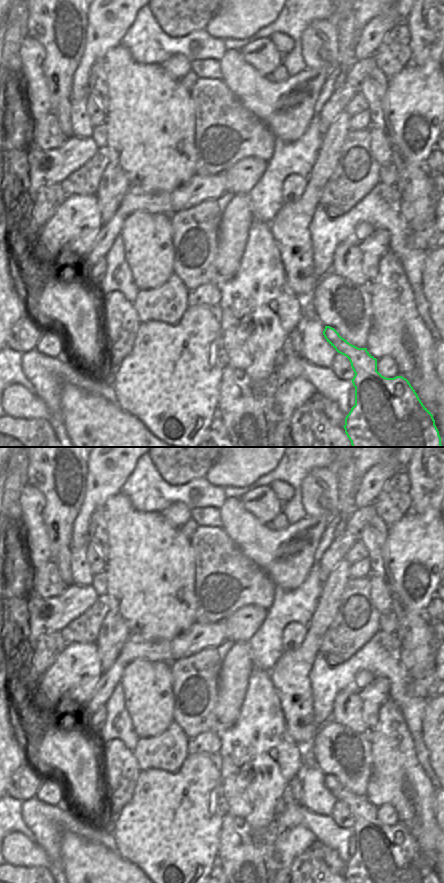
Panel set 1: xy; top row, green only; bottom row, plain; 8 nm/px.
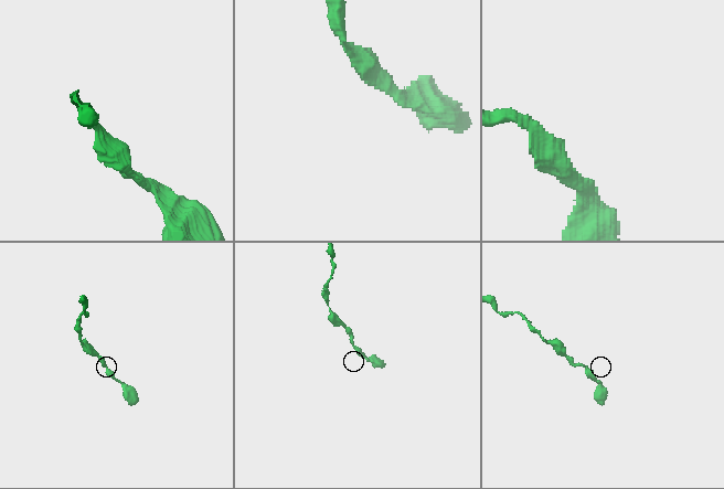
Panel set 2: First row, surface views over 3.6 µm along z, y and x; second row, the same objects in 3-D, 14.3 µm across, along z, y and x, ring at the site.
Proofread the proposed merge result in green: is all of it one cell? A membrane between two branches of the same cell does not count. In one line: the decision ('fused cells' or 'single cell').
single cell

